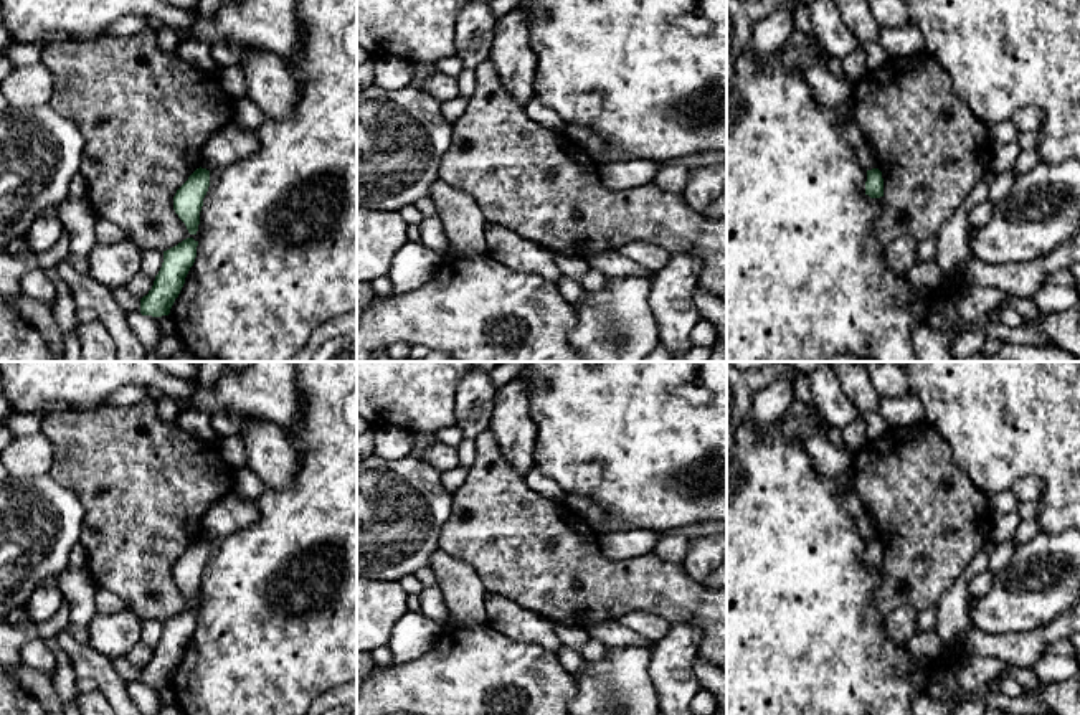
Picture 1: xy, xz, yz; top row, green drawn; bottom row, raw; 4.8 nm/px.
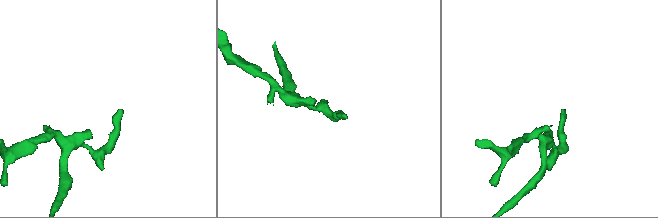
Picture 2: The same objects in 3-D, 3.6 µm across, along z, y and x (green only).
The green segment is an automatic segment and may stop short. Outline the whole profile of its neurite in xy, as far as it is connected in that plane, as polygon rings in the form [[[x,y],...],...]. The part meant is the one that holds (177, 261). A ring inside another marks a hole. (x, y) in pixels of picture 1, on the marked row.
[[[187,238],[177,246],[163,251],[163,263],[155,276],[154,286],[147,296],[140,299],[140,314],[162,317],[168,315],[178,297],[185,277],[197,258],[198,241]]]

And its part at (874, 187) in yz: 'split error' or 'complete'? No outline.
complete

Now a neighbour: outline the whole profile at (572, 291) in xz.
[[[565,276],[560,277],[557,287],[568,302],[581,302],[588,296],[588,291],[578,281]]]

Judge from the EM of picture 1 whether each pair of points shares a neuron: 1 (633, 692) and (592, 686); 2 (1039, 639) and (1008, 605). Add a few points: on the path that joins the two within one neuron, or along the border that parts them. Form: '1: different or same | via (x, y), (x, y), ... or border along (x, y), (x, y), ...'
1: same | via (623, 692), (601, 689)
2: different | border along (1062, 611), (1032, 629), (993, 634)

